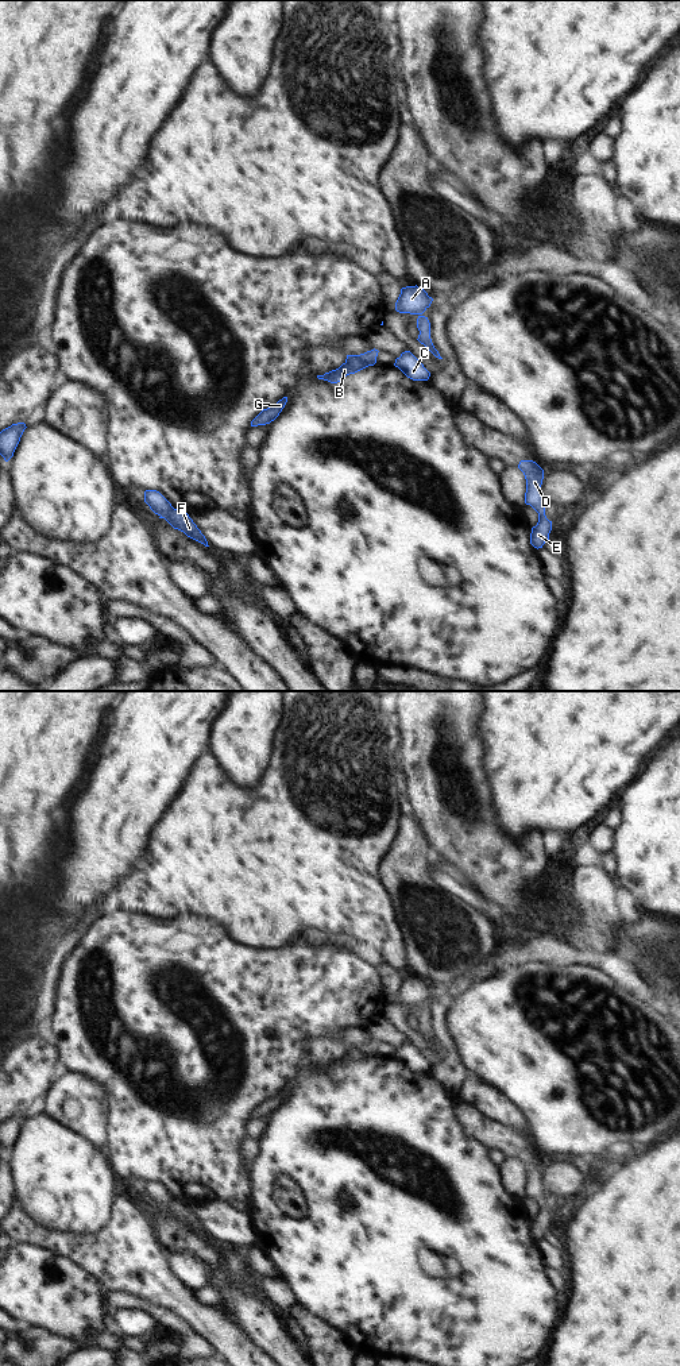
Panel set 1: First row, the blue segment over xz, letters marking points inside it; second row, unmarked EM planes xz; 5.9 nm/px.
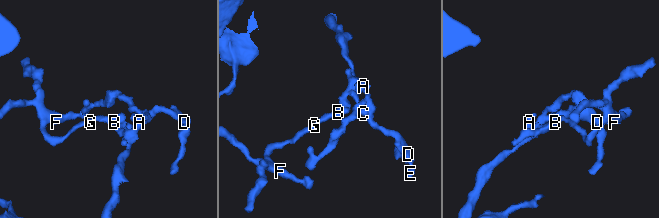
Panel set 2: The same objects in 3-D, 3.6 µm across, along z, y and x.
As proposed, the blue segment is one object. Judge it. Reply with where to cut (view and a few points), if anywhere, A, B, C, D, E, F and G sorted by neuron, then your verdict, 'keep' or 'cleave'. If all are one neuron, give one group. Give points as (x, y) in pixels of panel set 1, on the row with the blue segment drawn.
cut in xz along (352, 355), (360, 357), (369, 365); A D E / B C F G; cleave

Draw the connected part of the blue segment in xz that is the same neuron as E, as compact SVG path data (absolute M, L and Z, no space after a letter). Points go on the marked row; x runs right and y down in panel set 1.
M521 460L518 468L526 479L525 503L538 513L538 522L532 528L530 533L530 544L538 549L549 540L552 530L552 521L545 516L544 494L541 490L544 470L533 460Z

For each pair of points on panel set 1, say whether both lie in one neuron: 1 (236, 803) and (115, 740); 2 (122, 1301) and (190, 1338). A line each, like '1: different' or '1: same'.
1: different
2: same

